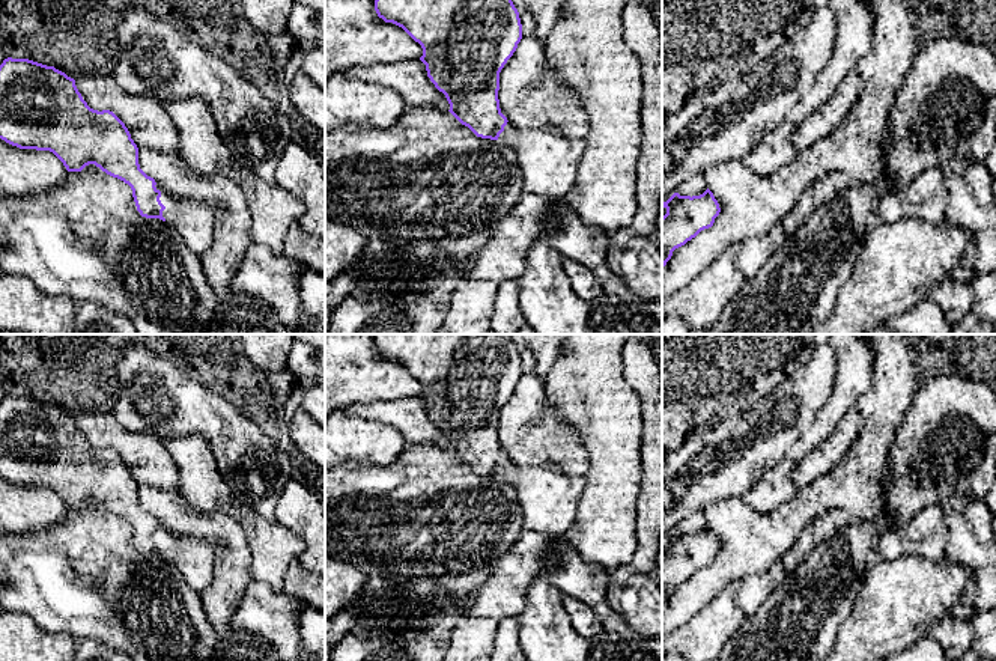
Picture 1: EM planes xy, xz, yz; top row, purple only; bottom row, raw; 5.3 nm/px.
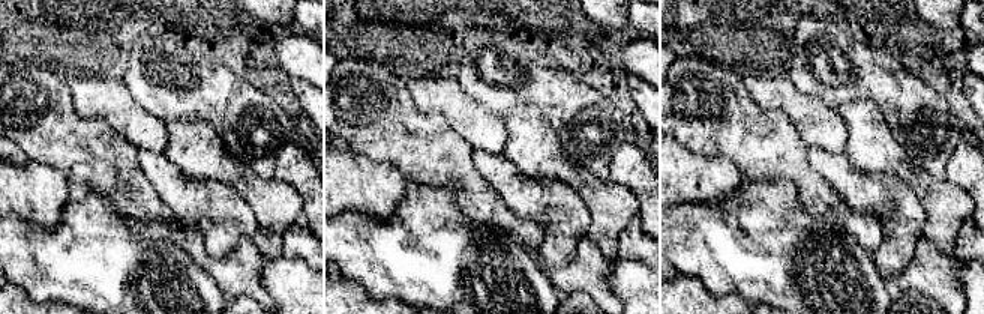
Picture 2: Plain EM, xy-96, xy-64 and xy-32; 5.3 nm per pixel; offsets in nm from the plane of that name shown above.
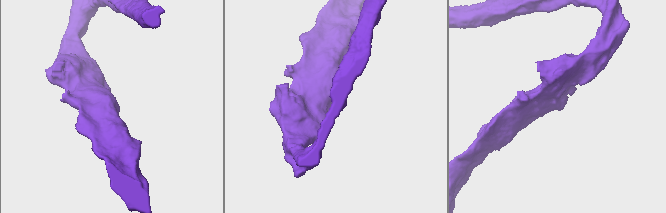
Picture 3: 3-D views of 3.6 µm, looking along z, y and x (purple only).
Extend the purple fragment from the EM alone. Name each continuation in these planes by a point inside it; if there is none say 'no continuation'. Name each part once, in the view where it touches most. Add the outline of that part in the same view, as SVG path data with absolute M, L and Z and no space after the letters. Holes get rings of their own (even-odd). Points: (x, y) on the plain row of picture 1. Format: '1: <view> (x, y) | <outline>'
1: xy (194, 557) | M159 521L155 522L161 528L161 541L165 544L162 554L181 572L185 581L197 592L203 592L212 581L215 551L218 542L208 542L202 538L179 538L167 530Z

